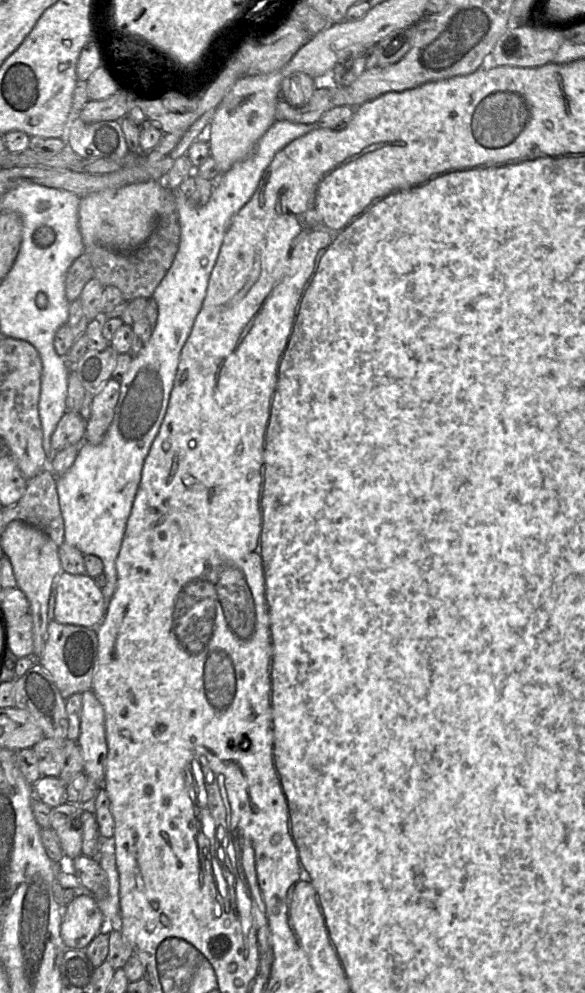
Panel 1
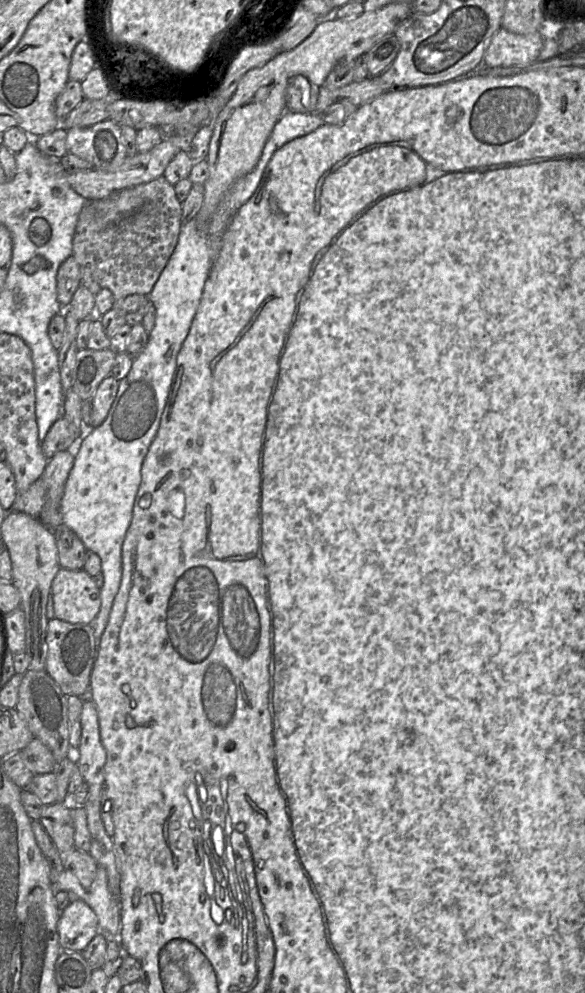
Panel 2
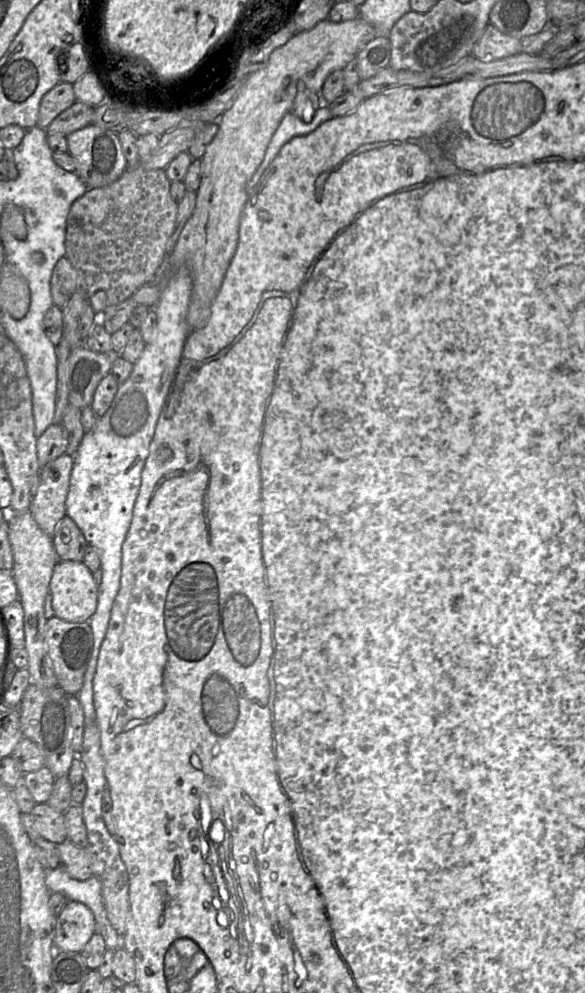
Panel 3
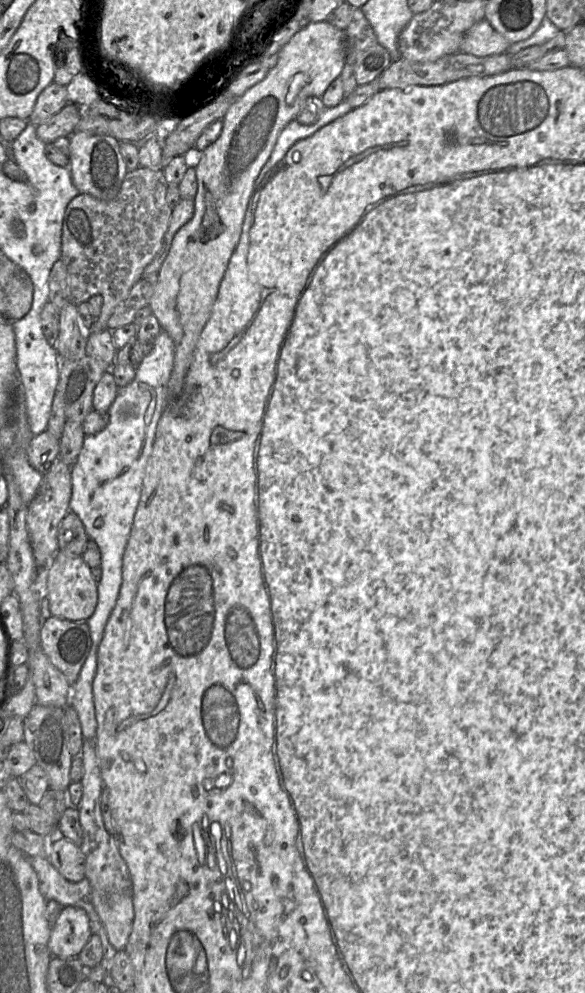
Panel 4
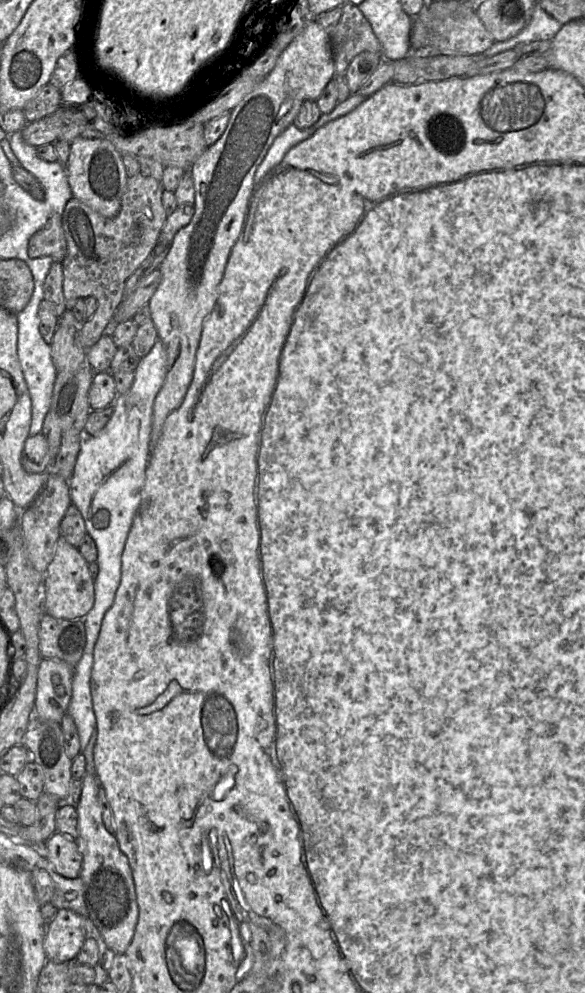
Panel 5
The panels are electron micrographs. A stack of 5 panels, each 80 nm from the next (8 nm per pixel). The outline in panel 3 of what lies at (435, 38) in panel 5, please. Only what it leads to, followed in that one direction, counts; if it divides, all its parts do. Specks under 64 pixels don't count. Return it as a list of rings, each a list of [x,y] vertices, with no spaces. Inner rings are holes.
[[[489,23],[479,40],[474,44],[471,54],[489,62],[522,52],[522,40],[501,32]]]

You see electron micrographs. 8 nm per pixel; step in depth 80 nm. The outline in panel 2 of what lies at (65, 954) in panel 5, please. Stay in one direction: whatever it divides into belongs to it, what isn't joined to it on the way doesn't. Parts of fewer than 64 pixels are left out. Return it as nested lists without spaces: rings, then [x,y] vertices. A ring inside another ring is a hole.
[[[73,898],[60,912],[57,932],[62,952],[83,952],[100,932],[97,915],[86,902]]]

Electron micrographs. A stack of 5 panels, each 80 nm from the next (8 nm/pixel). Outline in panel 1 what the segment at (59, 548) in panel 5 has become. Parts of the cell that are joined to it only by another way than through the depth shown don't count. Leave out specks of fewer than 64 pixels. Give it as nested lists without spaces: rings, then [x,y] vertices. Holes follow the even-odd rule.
[[[62,571],[56,584],[54,620],[61,624],[93,628],[106,613],[105,598],[94,579]]]

